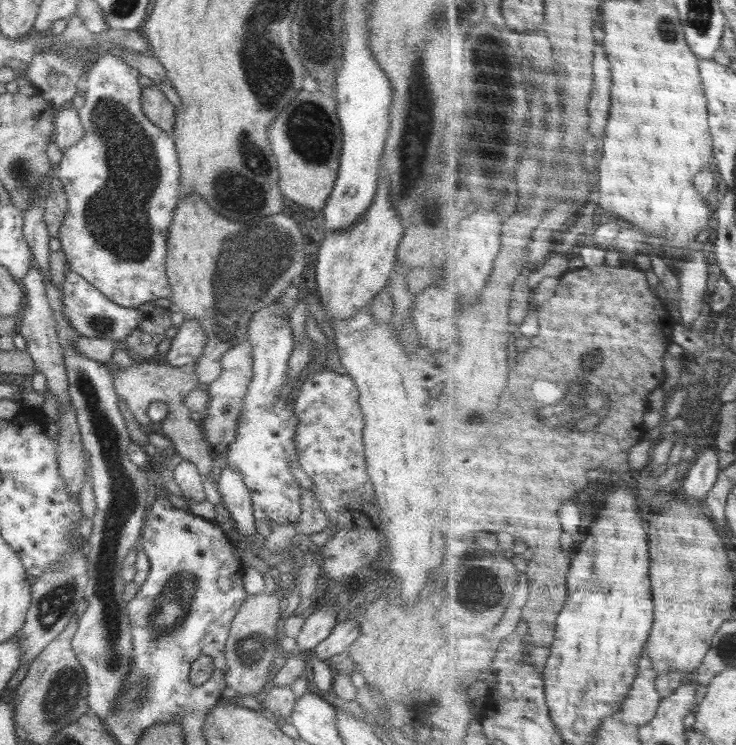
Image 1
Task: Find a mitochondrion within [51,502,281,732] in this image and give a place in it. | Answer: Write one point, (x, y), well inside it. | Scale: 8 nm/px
(170, 611)

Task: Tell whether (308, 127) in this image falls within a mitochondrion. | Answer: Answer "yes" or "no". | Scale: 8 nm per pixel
yes

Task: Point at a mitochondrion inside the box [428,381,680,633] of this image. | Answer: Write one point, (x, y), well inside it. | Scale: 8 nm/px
(482, 587)

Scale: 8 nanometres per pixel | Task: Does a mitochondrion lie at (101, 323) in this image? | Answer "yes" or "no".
yes

